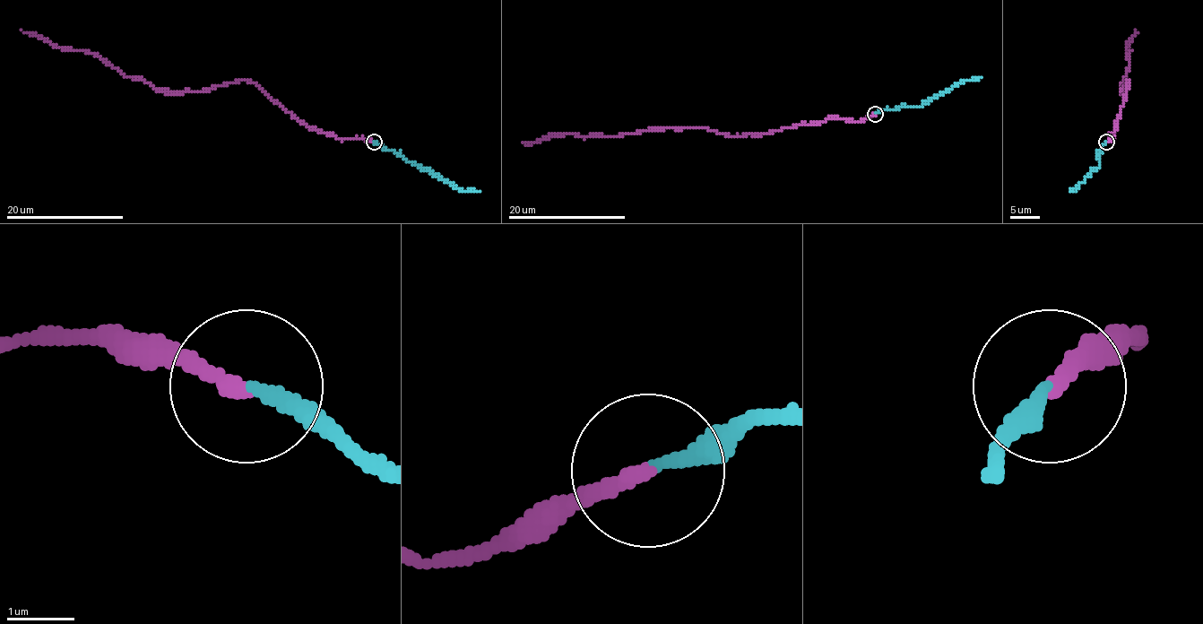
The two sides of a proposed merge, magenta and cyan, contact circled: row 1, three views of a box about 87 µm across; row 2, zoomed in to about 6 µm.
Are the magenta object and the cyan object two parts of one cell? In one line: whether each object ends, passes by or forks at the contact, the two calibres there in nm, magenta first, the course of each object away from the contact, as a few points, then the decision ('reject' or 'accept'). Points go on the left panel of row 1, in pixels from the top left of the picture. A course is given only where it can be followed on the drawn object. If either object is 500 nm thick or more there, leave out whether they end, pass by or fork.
magenta ends there; cyan ends there; 240 nm thick on the magenta side, 200 nm on the other; magenta runs (373, 142), (310, 129), (244, 79), (164, 92), (123, 76), (98, 56), (56, 47), (21, 29); cyan runs (373, 142), (402, 155), (458, 189), (479, 192); accept

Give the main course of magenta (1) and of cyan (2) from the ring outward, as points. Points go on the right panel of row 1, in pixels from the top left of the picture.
1: (1106, 142), (1113, 137), (1129, 83), (1122, 93), (1134, 29)
2: (1106, 142), (1099, 155), (1100, 164), (1070, 192)

